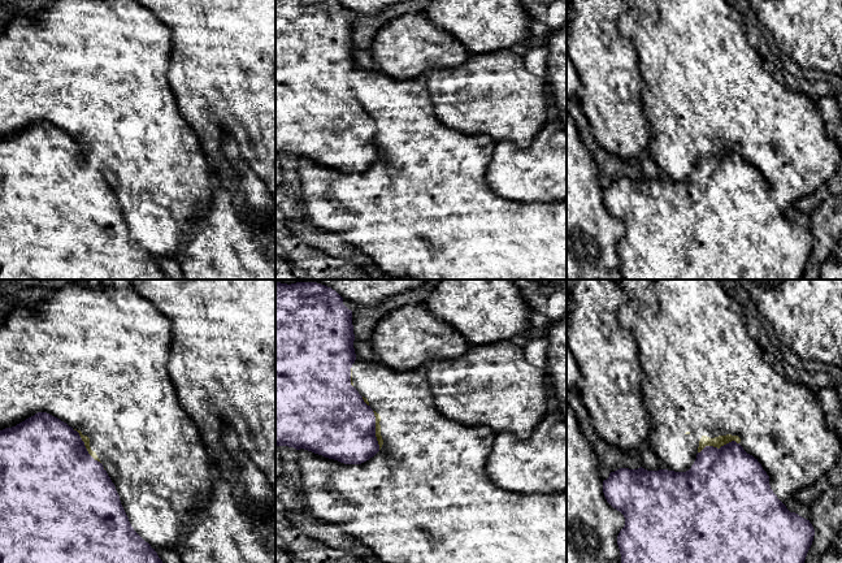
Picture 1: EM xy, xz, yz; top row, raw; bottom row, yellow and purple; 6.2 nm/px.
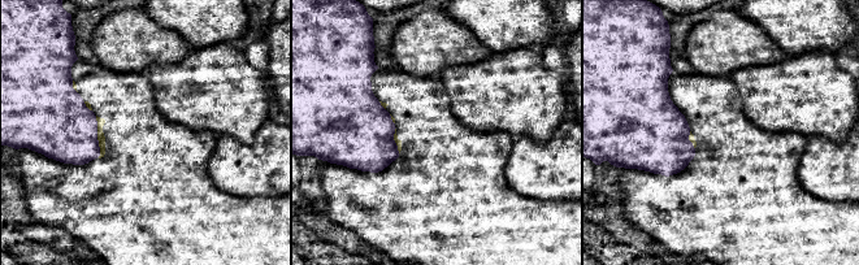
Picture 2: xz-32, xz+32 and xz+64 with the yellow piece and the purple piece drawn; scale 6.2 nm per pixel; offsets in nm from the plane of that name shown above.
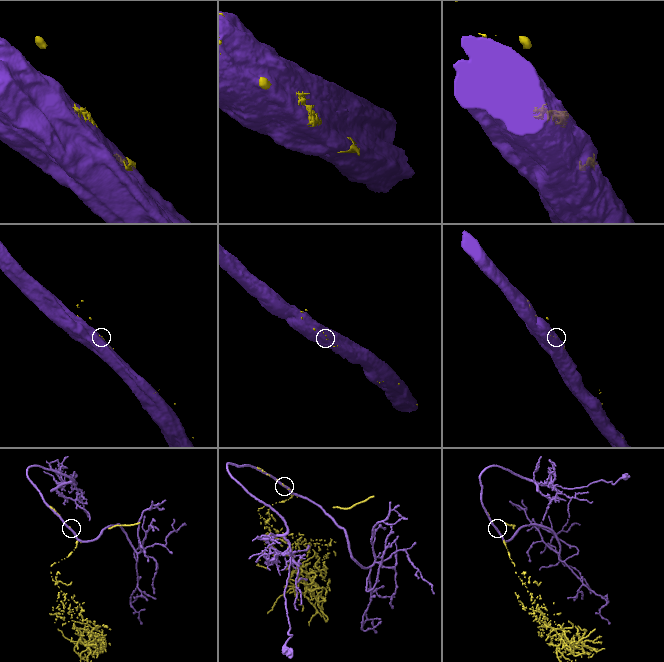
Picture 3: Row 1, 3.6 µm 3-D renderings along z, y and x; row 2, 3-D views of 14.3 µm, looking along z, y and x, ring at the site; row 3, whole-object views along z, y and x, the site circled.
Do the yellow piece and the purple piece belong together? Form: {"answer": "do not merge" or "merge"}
{"answer": "do not merge"}

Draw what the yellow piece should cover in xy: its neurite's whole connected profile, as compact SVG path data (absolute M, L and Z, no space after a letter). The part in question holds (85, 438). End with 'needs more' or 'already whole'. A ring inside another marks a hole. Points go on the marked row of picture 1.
M70 282L65 287L49 291L45 300L34 308L23 303L16 306L4 320L0 320L0 430L16 426L38 412L47 412L77 430L88 454L100 462L116 486L121 504L134 530L152 549L177 549L181 527L201 516L210 498L214 480L213 459L204 446L198 426L181 408L172 378L168 373L169 351L172 346L172 321L148 299L131 286L116 289L110 286L90 287L81 282Z | needs more

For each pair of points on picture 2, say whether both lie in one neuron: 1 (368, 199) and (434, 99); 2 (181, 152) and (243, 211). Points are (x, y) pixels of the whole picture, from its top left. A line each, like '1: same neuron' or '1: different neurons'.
1: same neuron
2: same neuron

